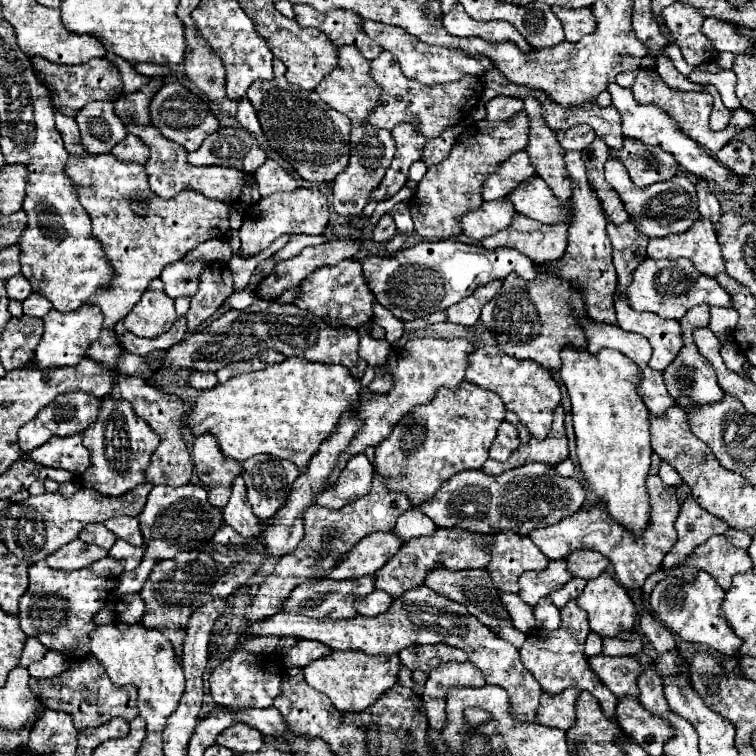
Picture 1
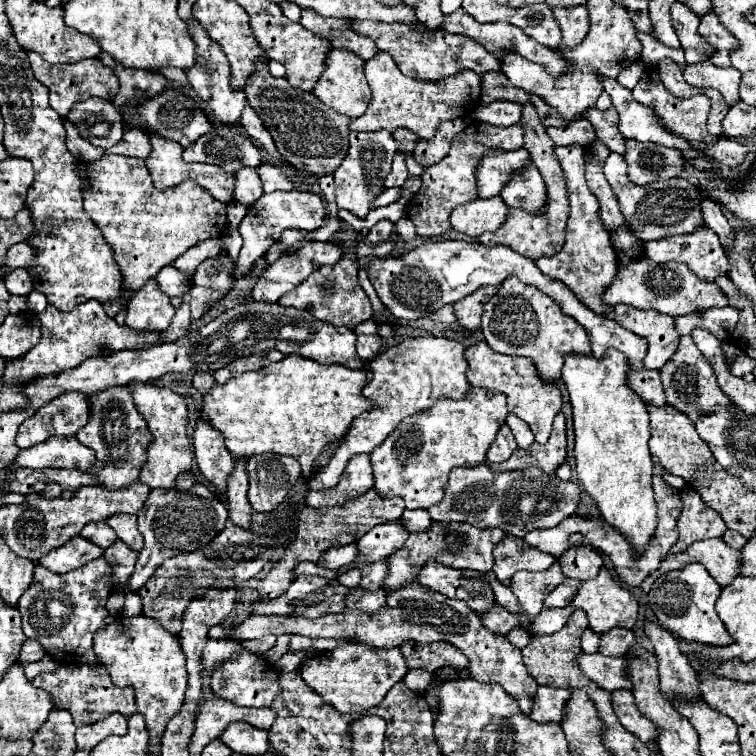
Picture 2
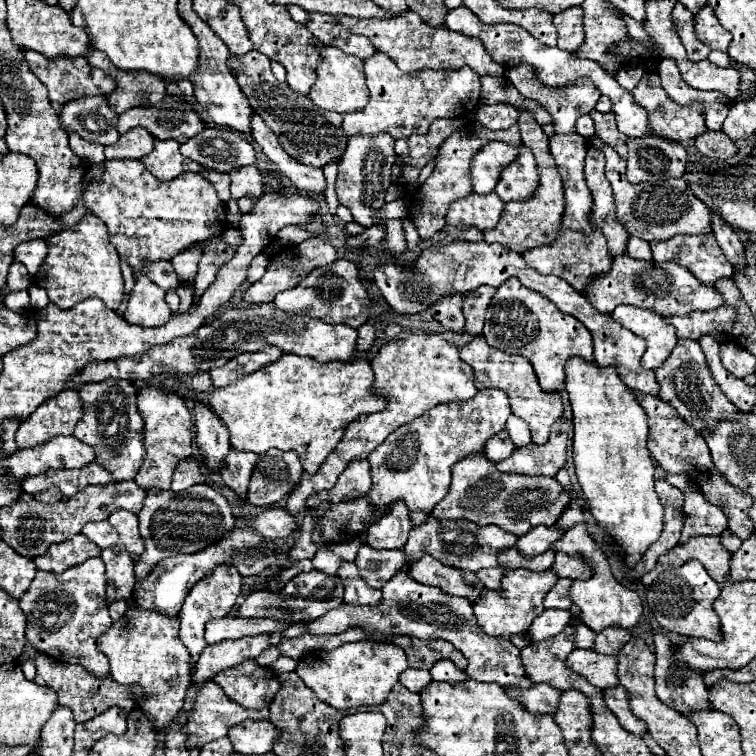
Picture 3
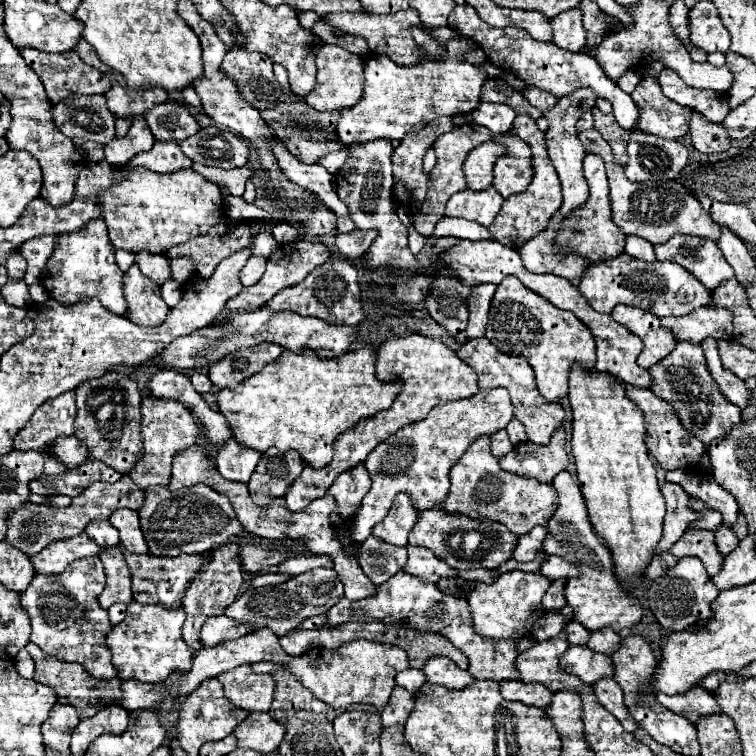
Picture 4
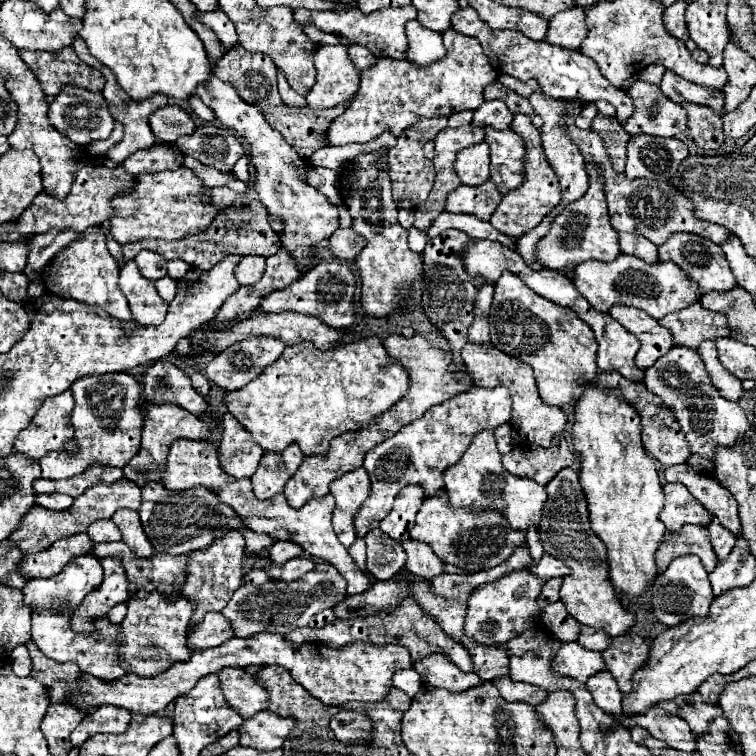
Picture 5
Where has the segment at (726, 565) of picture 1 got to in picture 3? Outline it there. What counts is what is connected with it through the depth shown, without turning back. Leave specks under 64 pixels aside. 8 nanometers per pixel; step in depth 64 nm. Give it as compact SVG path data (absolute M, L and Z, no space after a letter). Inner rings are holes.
M696 536L690 538L686 544L672 548L672 552L664 554L658 558L658 564L652 572L642 576L642 584L650 586L656 576L668 568L676 568L686 564L688 560L700 560L702 566L708 570L708 574L722 584L724 580L728 580L728 572L730 572L730 552L720 544L718 536Z

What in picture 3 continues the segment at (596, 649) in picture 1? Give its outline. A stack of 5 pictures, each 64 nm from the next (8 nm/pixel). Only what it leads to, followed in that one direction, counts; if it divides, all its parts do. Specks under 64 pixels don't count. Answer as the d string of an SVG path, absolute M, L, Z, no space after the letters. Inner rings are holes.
M576 624L576 648L586 648L592 650L594 648L594 632L586 626L586 624Z

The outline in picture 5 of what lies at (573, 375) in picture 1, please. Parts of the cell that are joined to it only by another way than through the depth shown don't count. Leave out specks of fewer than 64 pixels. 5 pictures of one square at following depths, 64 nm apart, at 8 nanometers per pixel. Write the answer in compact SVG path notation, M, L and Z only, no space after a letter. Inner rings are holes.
M586 382L584 392L574 404L574 452L580 458L580 484L586 494L588 510L590 510L590 524L594 534L606 544L608 548L608 564L610 564L610 580L620 596L640 596L656 576L654 552L658 550L664 538L664 524L658 520L664 508L664 494L662 486L654 468L654 460L646 454L640 434L640 414L632 408L618 390L602 392L598 390L596 382Z

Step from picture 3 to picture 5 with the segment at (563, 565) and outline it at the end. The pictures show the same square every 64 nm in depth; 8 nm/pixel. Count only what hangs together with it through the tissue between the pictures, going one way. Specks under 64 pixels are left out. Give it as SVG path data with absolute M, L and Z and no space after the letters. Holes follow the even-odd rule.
M544 554L542 560L540 560L536 566L530 568L530 572L532 572L534 576L540 576L542 580L550 580L550 578L556 578L556 576L560 576L560 578L568 576L570 568L566 566L566 562L554 558L554 556L550 556L550 554Z

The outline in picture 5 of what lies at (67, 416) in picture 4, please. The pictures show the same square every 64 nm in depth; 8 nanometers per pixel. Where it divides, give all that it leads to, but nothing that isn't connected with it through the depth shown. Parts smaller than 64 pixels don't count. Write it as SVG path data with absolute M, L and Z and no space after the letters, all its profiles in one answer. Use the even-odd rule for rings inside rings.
M70 390L44 400L30 426L18 434L14 450L26 454L32 460L40 460L50 450L62 450L64 444L74 436L70 422L72 408L74 400Z

